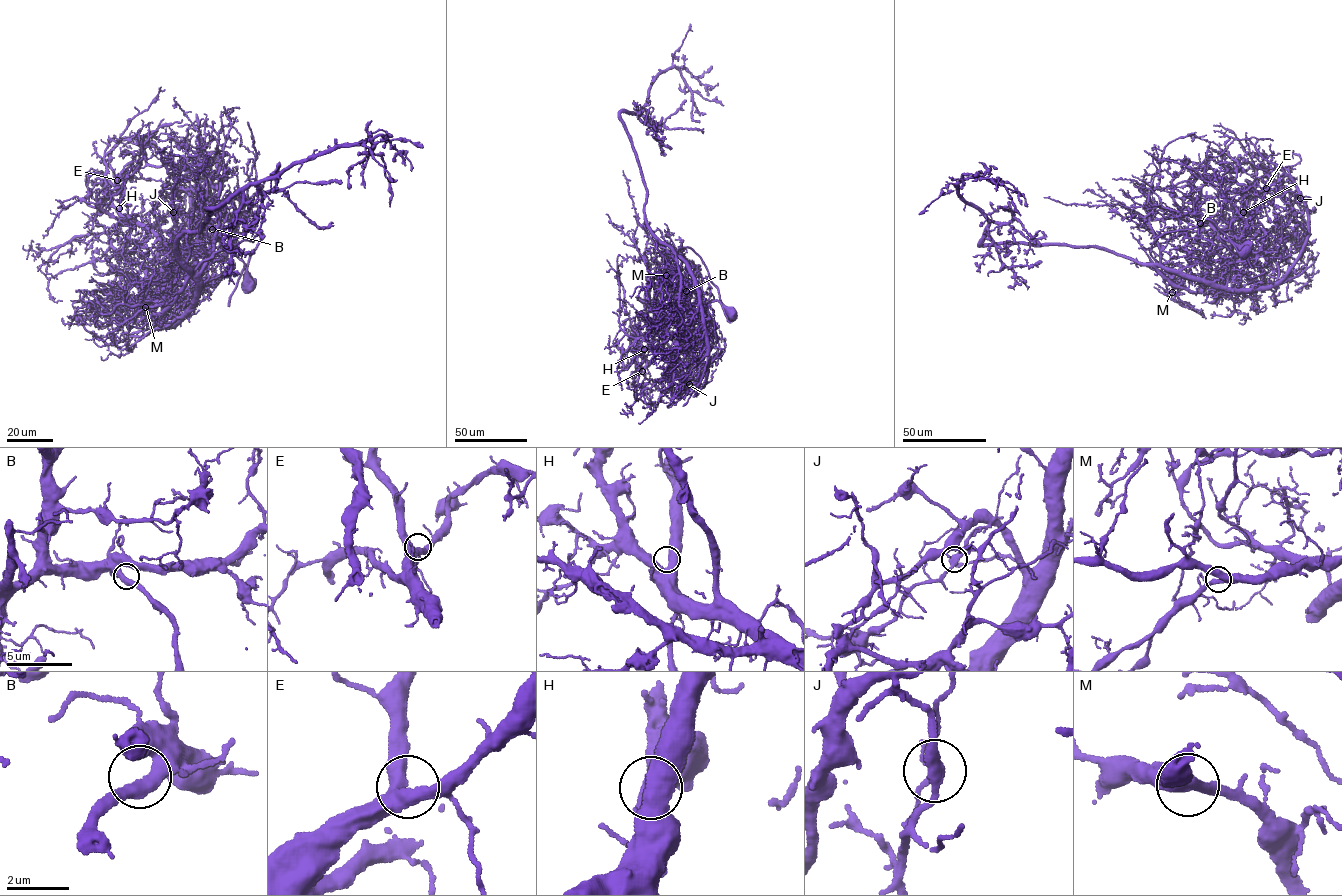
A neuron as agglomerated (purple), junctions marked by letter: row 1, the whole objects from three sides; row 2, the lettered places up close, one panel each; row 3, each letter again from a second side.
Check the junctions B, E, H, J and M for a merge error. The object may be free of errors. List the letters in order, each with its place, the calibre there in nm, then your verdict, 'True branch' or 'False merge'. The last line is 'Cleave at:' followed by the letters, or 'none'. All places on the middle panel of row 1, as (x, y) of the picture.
B: Place: (686, 291). Thickness 400 nm. True branch
E: Place: (642, 371). Thickness 440 nm. True branch
H: Place: (644, 349). Thickness 550 nm. True branch
J: Place: (689, 384). Thickness 400 nm. False merge
M: Place: (666, 275). Thickness 400 nm. True branch
Cleave at: J

